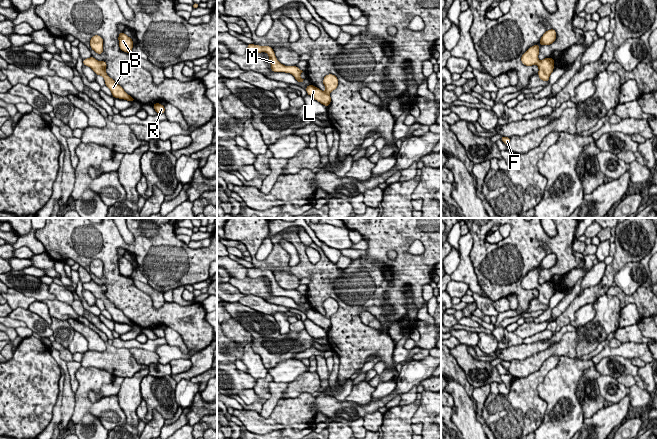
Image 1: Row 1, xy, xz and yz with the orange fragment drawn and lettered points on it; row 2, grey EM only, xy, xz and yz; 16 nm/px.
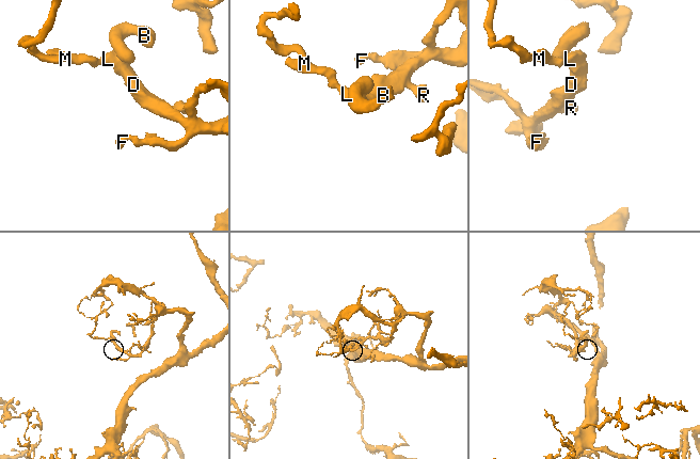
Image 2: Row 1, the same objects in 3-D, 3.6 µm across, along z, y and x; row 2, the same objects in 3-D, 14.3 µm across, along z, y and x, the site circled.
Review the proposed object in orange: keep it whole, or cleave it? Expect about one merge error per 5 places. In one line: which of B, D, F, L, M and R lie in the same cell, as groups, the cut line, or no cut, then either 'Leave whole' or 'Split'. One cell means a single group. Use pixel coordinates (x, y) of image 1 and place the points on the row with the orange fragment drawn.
Groups: B D F L M R. No split. Leave whole

